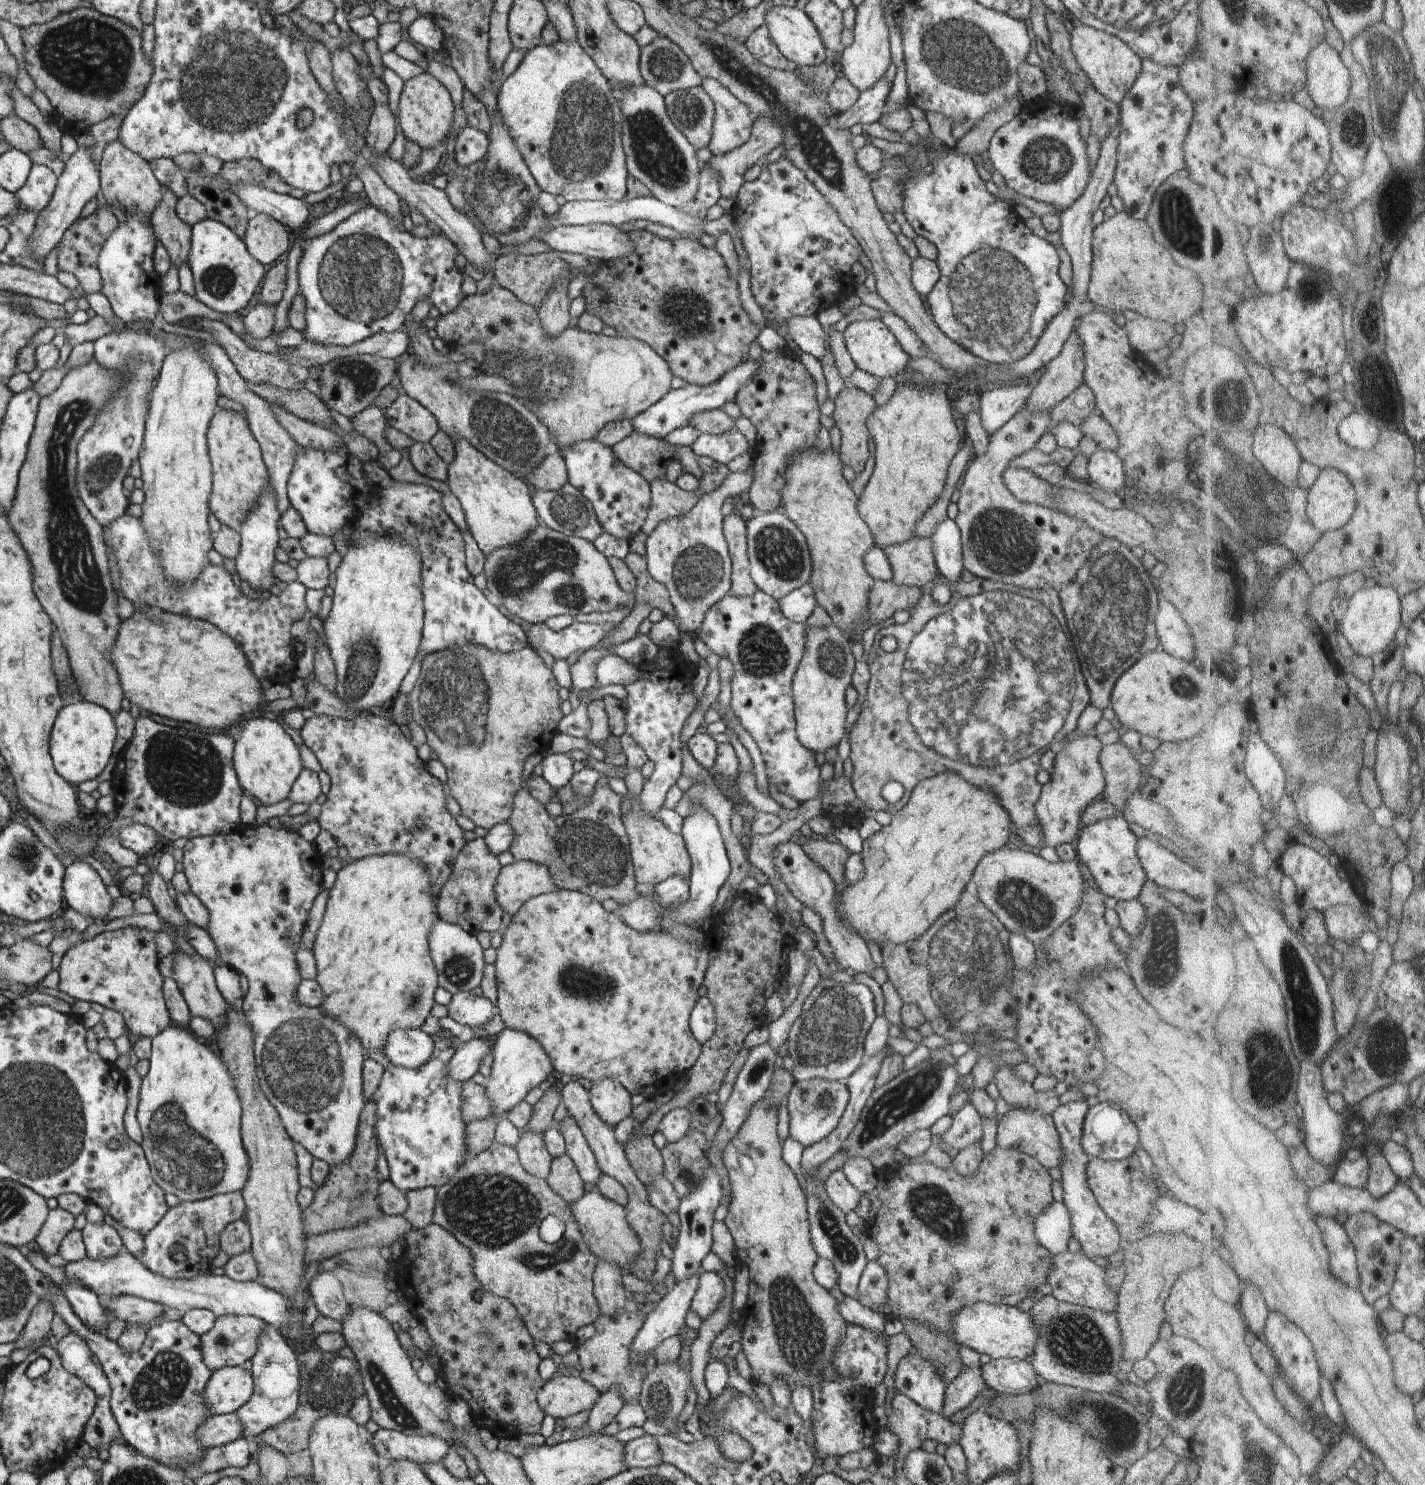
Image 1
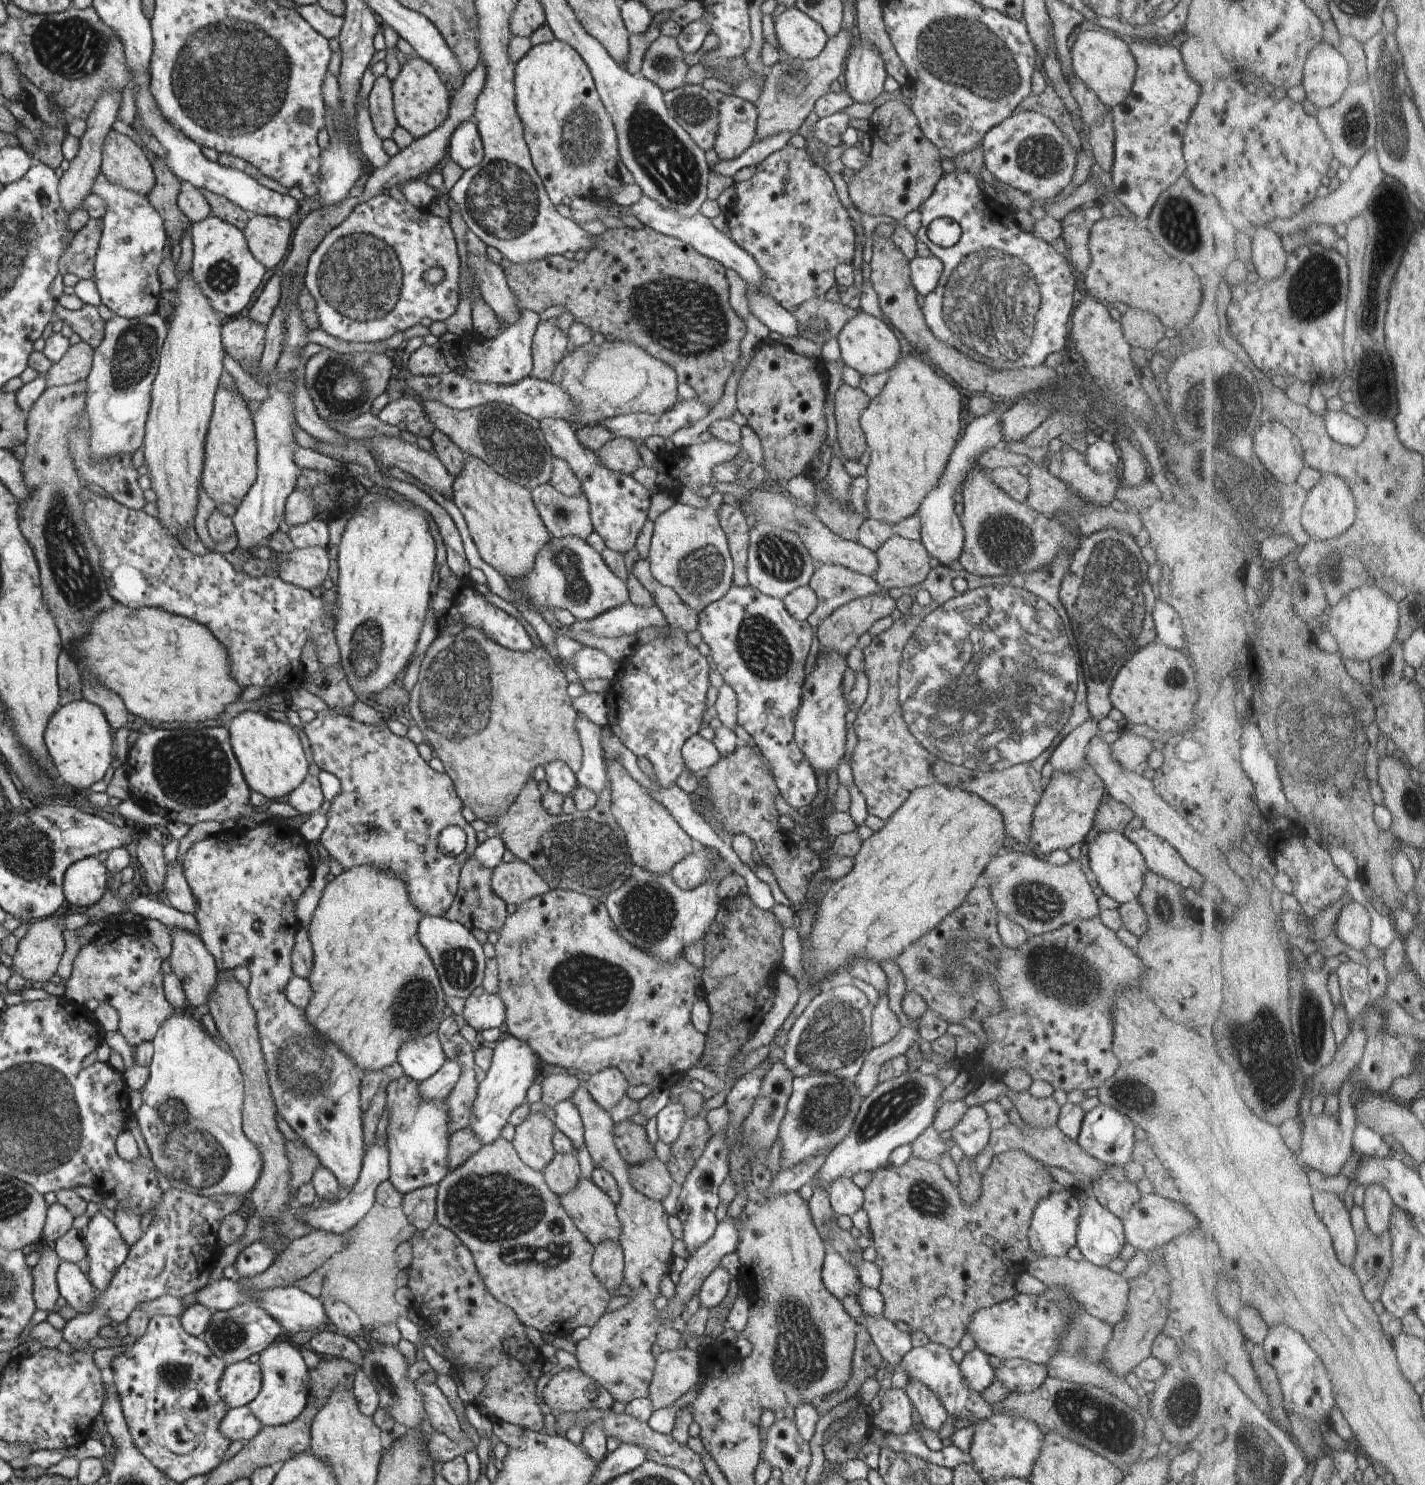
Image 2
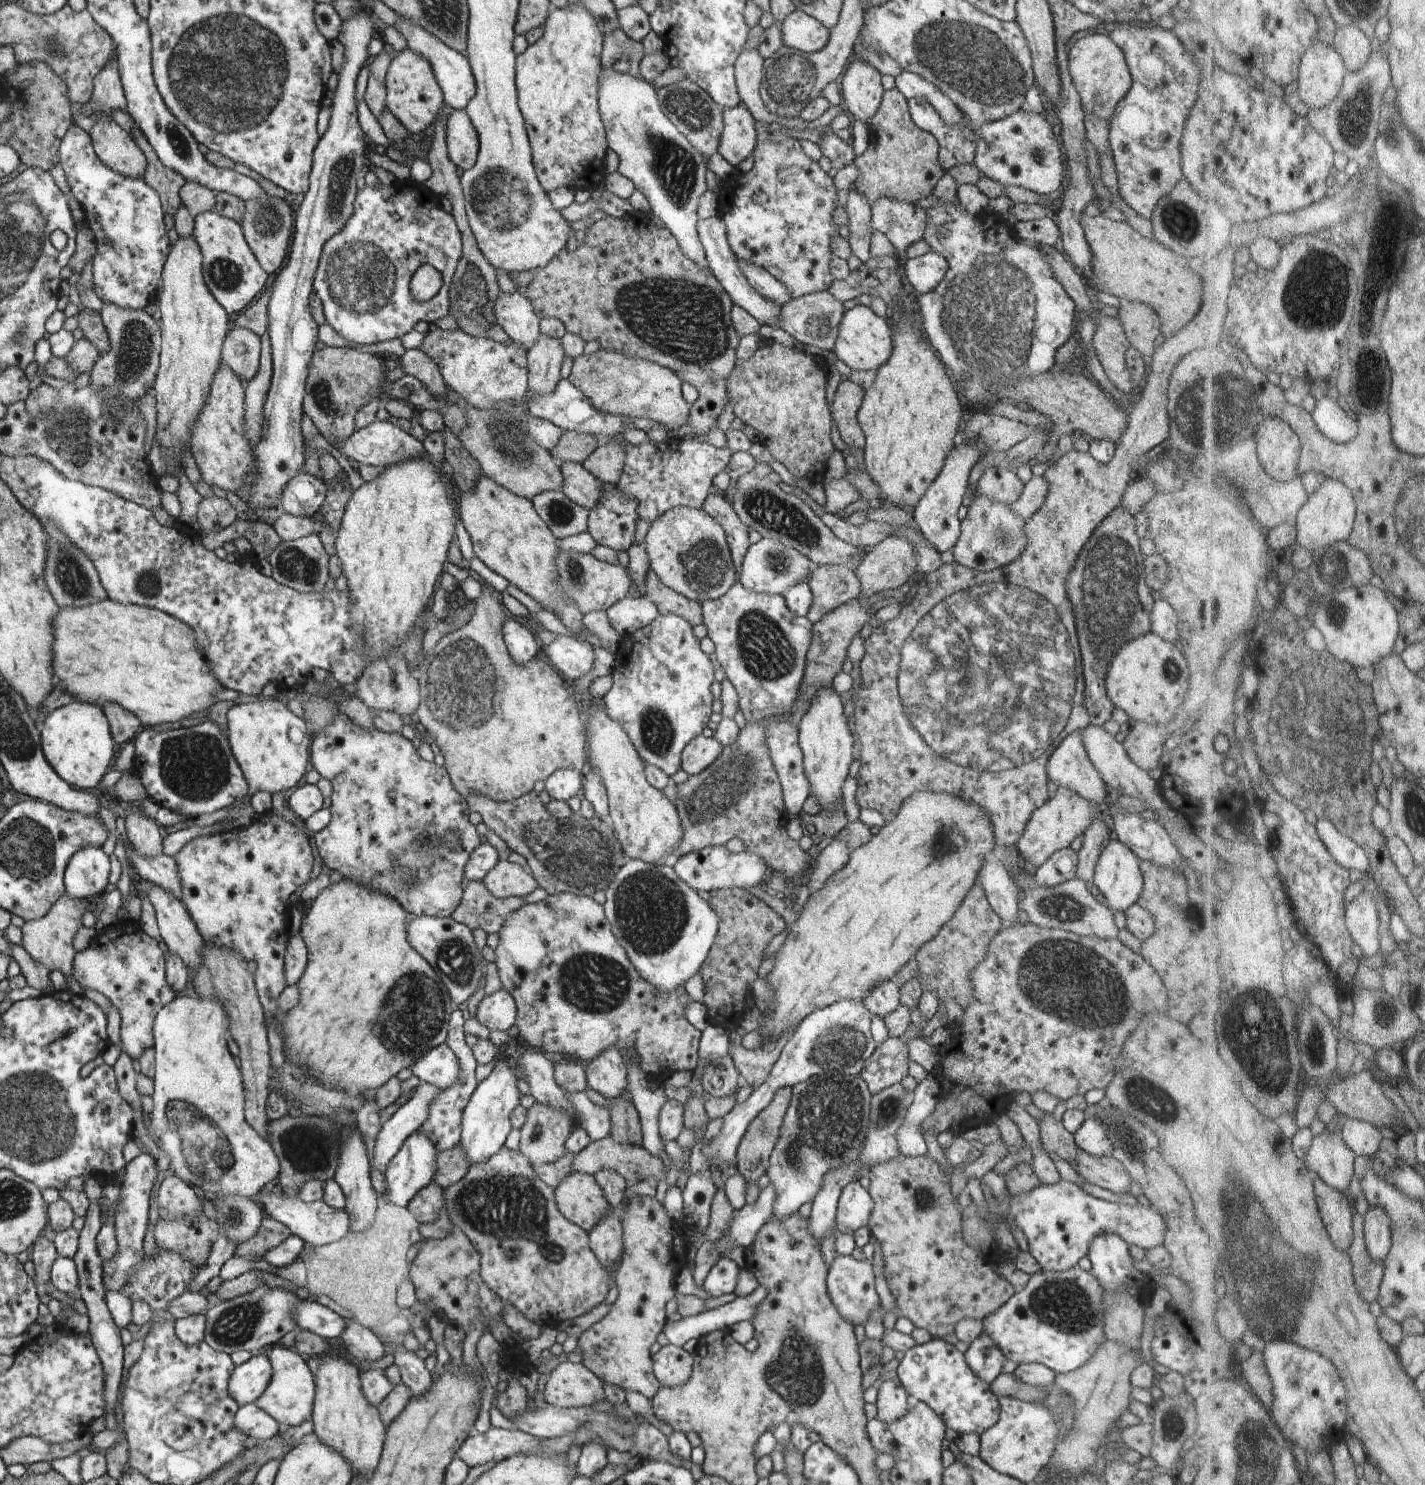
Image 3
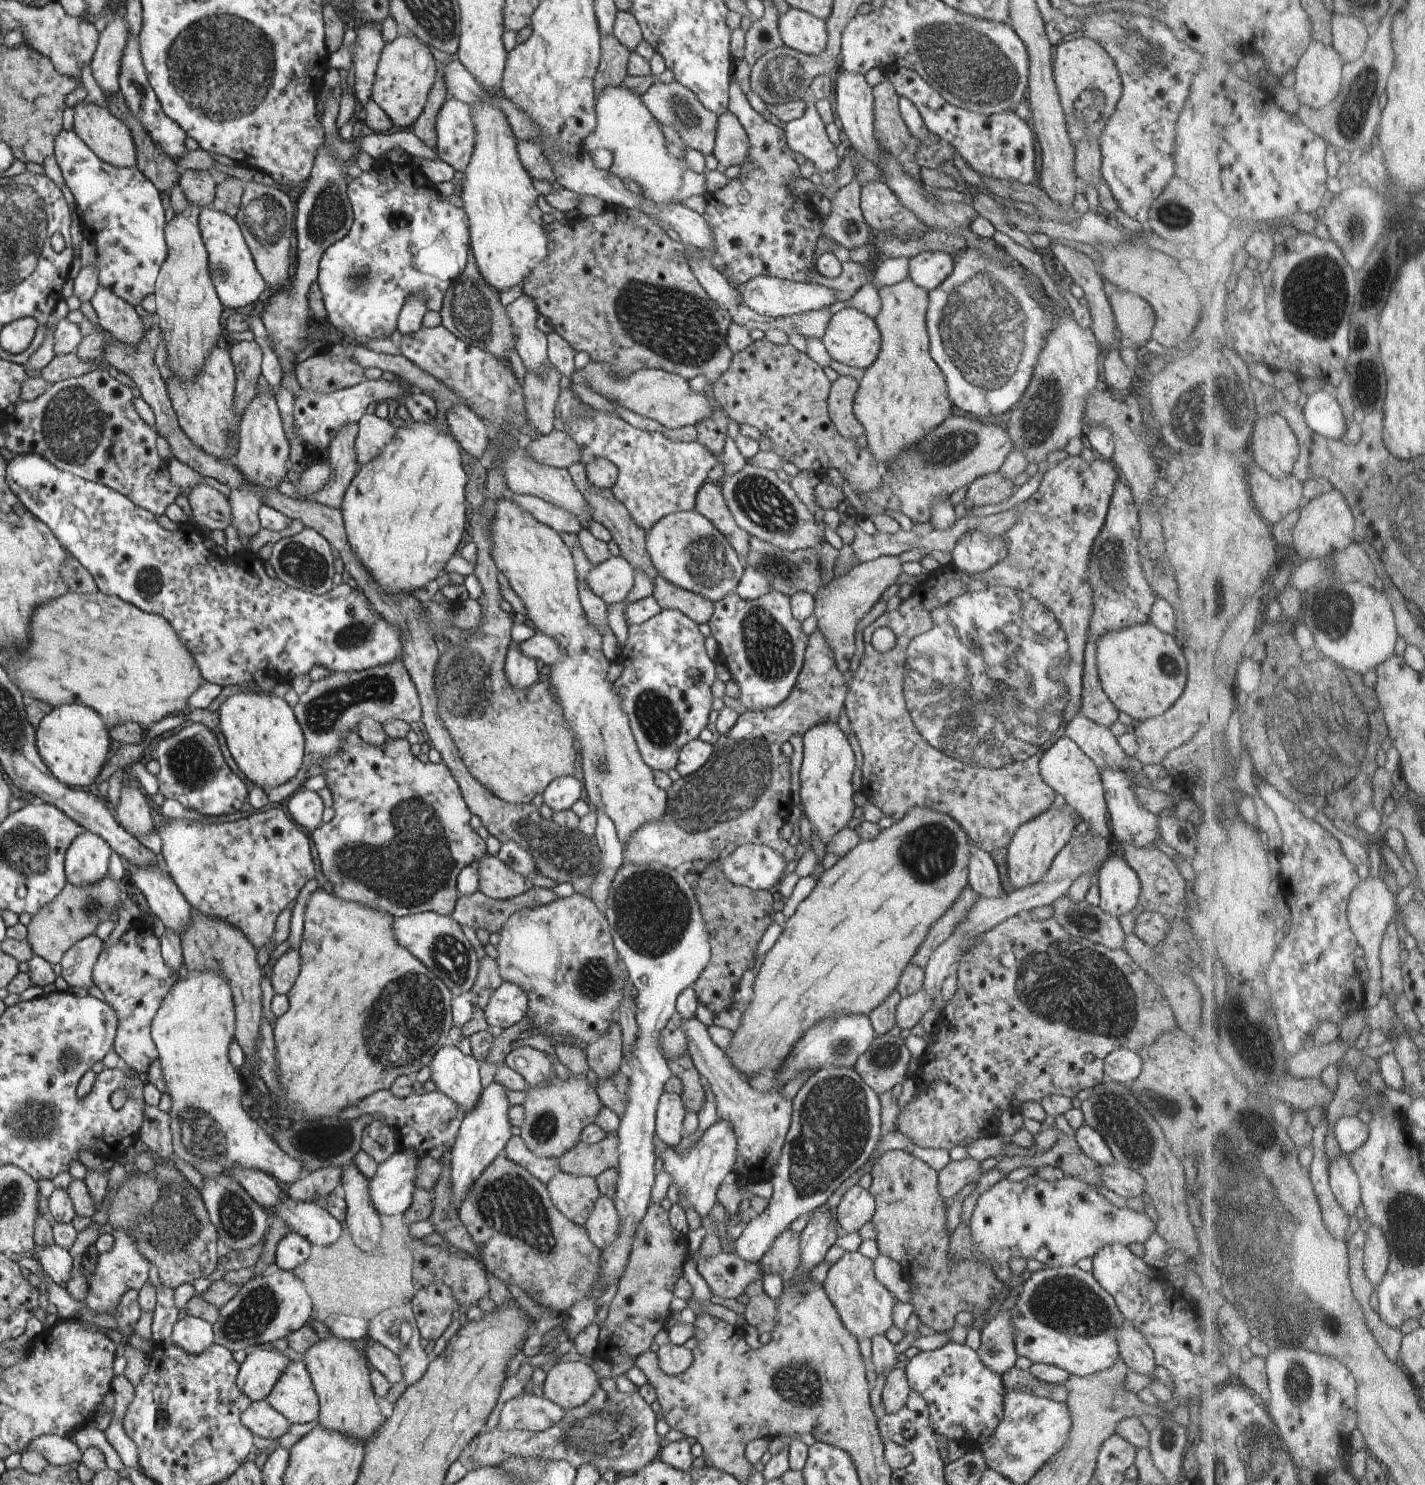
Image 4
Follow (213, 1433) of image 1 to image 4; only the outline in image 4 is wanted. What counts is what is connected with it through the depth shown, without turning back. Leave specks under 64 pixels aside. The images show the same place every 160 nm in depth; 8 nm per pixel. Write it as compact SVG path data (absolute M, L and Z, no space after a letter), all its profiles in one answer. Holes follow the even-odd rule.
M254 1401L242 1413L242 1424L255 1434L266 1438L270 1443L279 1439L291 1425L291 1422L270 1404L264 1401Z

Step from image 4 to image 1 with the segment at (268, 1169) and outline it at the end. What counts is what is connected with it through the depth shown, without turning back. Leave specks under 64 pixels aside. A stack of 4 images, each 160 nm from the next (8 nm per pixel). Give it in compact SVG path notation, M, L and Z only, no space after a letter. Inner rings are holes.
M171 1025L151 1040L151 1054L148 1060L150 1062L149 1072L143 1078L140 1090L138 1123L140 1123L143 1137L142 1147L148 1150L149 1160L154 1164L154 1169L160 1175L157 1184L162 1186L162 1190L166 1194L174 1194L180 1201L198 1201L208 1199L209 1197L222 1196L222 1194L241 1192L242 1188L246 1186L246 1182L248 1182L250 1161L248 1161L245 1149L242 1148L242 1138L240 1138L242 1106L240 1106L240 1100L238 1100L237 1088L234 1085L233 1077L229 1074L224 1060L222 1060L221 1056L216 1056L206 1044L196 1042L196 1038L188 1030L184 1030L184 1027L178 1027L177 1025Z

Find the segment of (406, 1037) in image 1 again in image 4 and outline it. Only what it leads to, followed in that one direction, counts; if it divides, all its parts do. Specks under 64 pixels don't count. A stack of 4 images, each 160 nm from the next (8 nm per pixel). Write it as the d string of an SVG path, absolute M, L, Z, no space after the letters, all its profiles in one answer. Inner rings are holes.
M448 1043L434 1055L429 1067L429 1080L435 1088L455 1100L464 1110L474 1108L483 1086L479 1062L472 1055L466 1055L458 1046Z

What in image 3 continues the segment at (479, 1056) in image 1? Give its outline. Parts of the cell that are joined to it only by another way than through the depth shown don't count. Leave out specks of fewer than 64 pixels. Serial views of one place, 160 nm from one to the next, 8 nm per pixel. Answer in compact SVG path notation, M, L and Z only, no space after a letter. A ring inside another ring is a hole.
M420 1081L415 1088L413 1096L404 1105L399 1107L389 1120L381 1124L379 1133L376 1135L373 1155L370 1159L371 1172L385 1172L390 1161L396 1156L402 1143L406 1140L406 1137L410 1136L414 1131L418 1131L420 1126L424 1124L429 1115L430 1105L441 1091L441 1088L438 1088L435 1084ZM276 1185L262 1189L256 1199L267 1216L279 1220L291 1230L292 1235L301 1237L303 1241L312 1247L336 1242L340 1238L344 1238L348 1234L348 1230L351 1230L347 1210L345 1208L342 1210L332 1208L322 1199L307 1203L298 1199L284 1197L282 1191Z

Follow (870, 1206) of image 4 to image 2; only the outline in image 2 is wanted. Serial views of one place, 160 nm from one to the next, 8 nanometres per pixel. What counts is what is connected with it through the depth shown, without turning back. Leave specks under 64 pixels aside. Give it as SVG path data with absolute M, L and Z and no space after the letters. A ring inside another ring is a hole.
M847 1176L836 1177L830 1184L828 1190L831 1209L836 1216L852 1215L863 1208L863 1189L858 1188L854 1181Z

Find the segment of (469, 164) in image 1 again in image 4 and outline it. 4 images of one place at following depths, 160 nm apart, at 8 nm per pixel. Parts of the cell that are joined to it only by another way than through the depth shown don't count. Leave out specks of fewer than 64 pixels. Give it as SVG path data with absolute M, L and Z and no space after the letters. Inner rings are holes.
M449 97L437 116L437 155L455 170L466 170L475 149L475 126L469 104Z

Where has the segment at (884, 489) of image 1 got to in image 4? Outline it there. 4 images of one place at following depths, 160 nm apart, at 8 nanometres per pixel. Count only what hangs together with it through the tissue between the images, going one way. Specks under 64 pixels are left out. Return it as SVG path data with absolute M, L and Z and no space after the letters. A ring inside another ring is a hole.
M907 276L893 285L878 286L880 312L875 316L881 332L877 359L865 369L853 404L853 413L865 428L867 446L877 452L875 461L885 469L909 447L918 445L926 435L952 416L947 382L940 367L932 360L925 316L928 293Z

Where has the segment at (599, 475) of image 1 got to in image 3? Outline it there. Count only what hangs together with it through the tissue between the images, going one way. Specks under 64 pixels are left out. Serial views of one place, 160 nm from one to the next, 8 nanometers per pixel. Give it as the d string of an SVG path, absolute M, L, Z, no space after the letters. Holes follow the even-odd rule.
M438 328L426 334L419 348L439 366L447 386L463 396L470 407L510 411L523 422L522 428L546 450L551 451L559 443L565 431L563 428L550 420L530 416L520 406L519 402L529 390L528 350L521 344L512 339L499 343L488 337L472 337L462 329L445 331ZM618 486L602 488L595 507L589 511L588 532L598 545L613 548L617 553L635 543L638 501Z

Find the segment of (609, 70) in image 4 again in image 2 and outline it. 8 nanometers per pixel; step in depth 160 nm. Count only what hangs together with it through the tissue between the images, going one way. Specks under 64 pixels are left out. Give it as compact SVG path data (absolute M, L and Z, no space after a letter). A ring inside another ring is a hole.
M665 10L656 13L650 23L650 26L644 32L637 35L630 35L630 54L627 62L622 65L628 72L631 72L632 74L640 74L645 52L648 50L648 47L652 44L652 42L661 35L660 24L672 19L671 12L673 11Z

